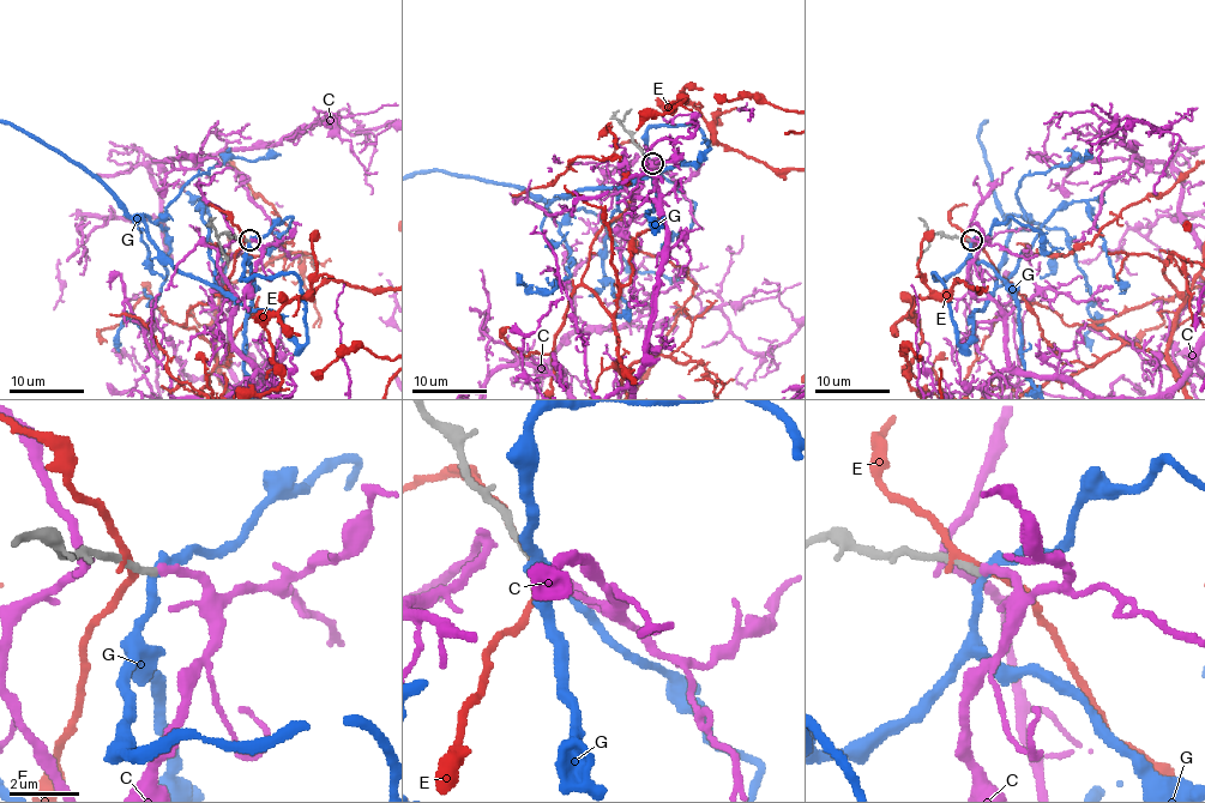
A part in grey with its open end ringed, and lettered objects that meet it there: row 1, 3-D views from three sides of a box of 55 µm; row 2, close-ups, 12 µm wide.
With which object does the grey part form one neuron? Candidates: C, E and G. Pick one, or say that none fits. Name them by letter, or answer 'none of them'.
C

